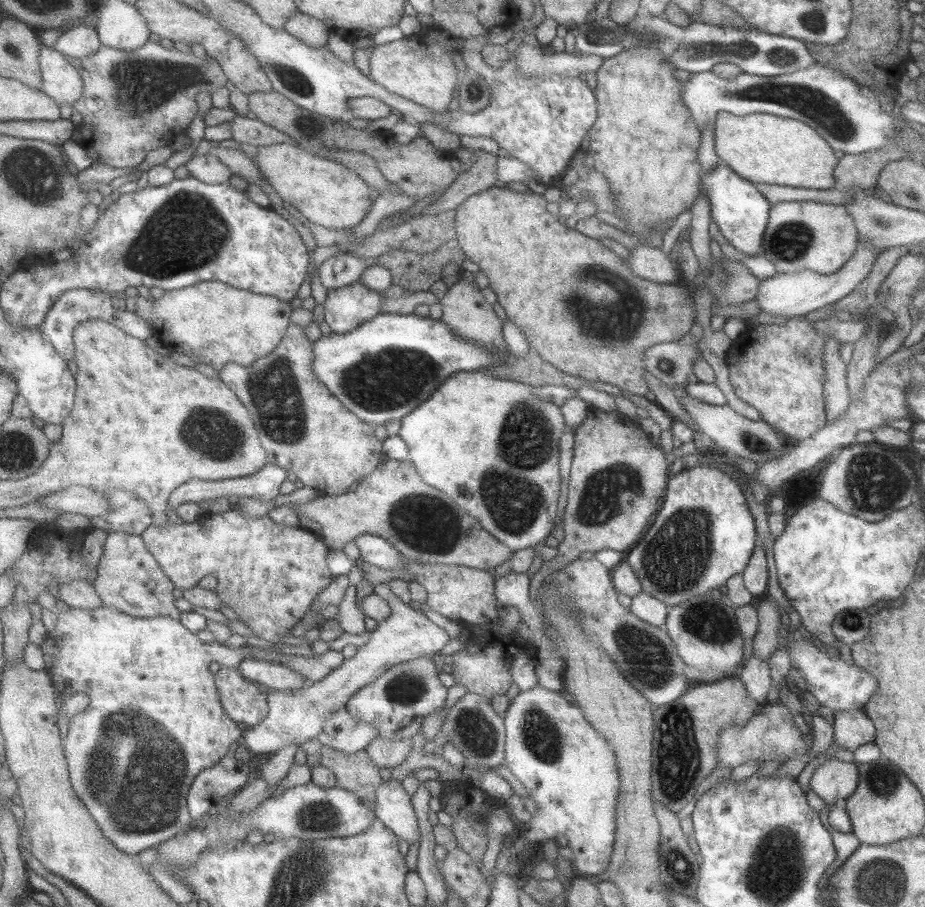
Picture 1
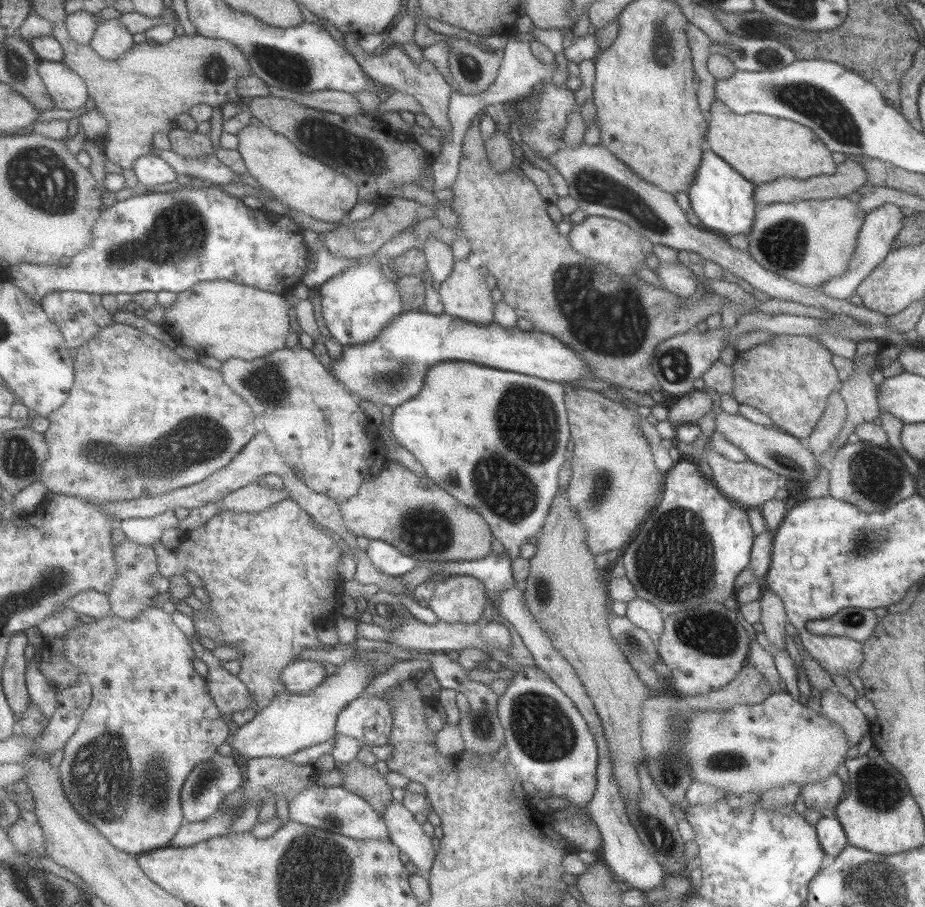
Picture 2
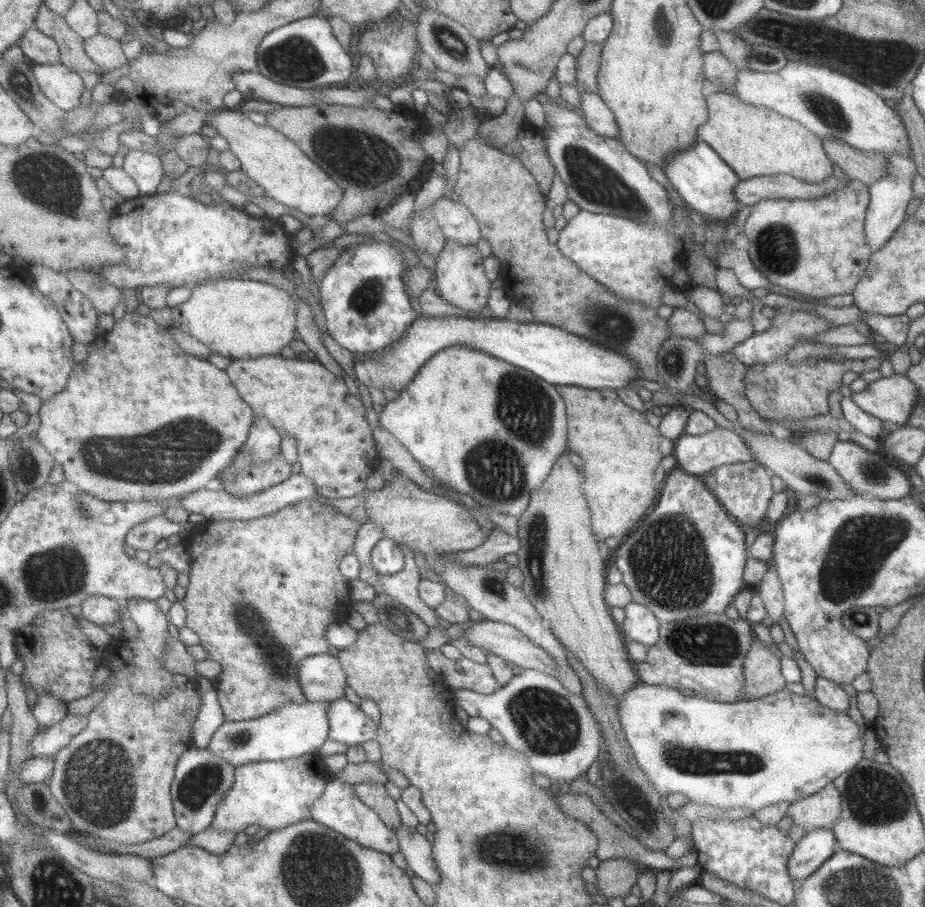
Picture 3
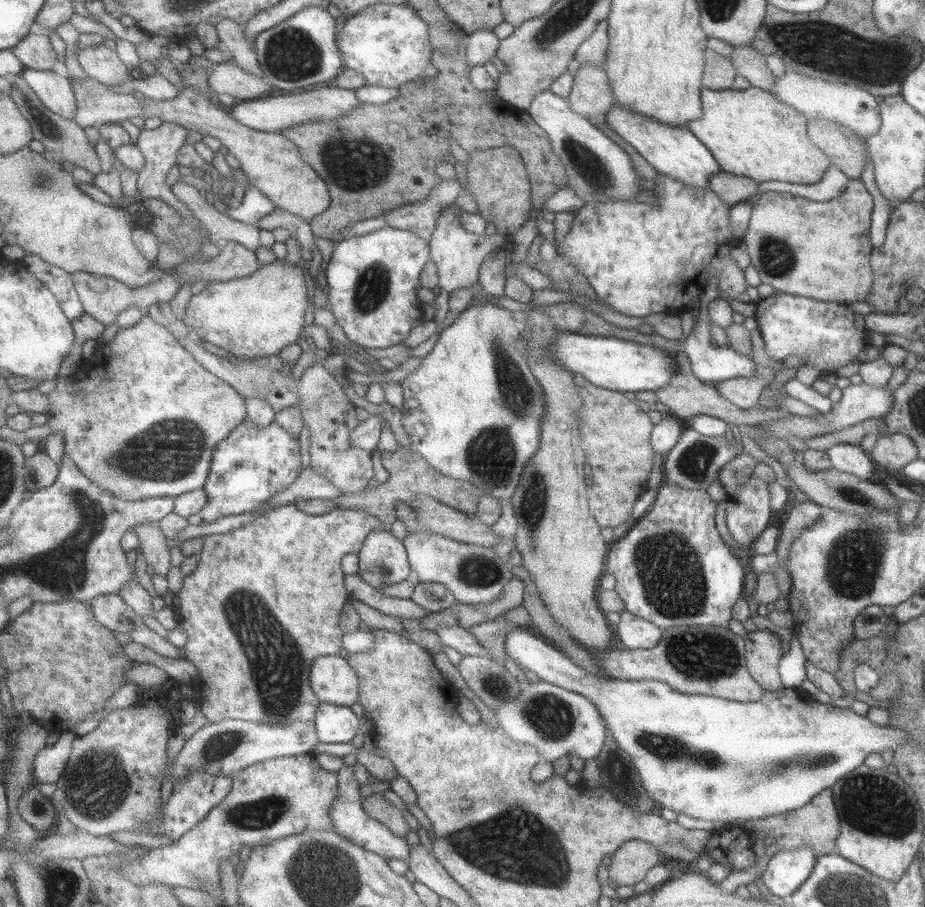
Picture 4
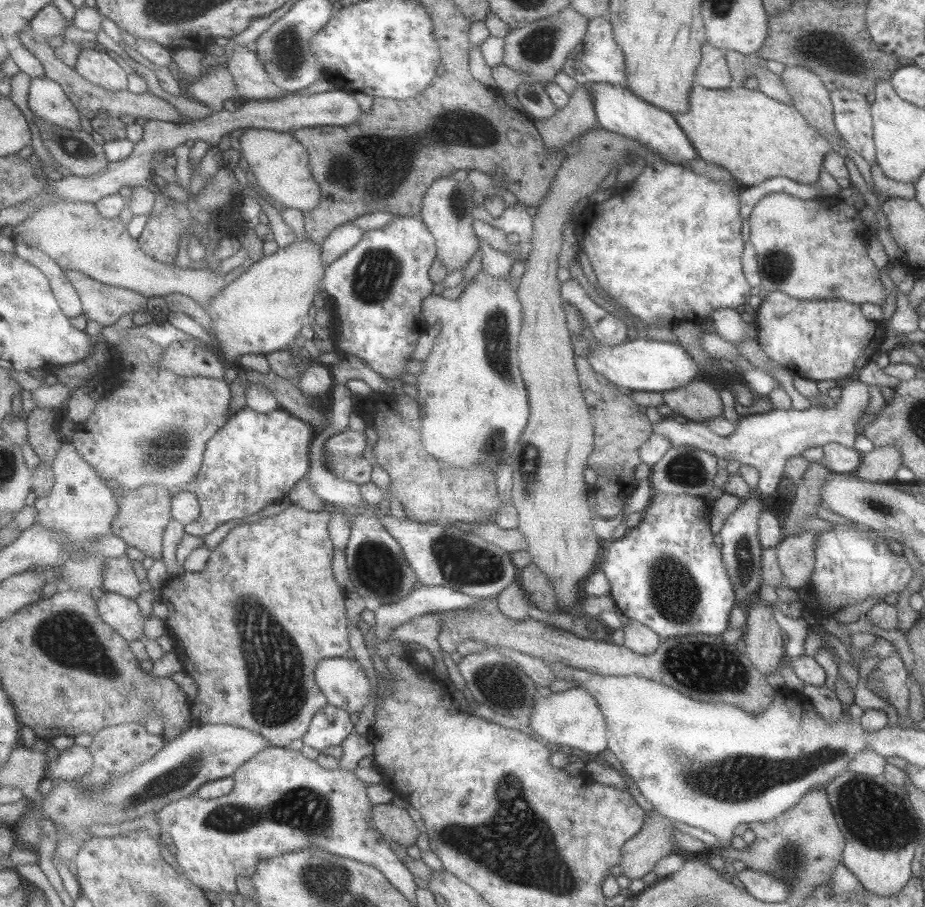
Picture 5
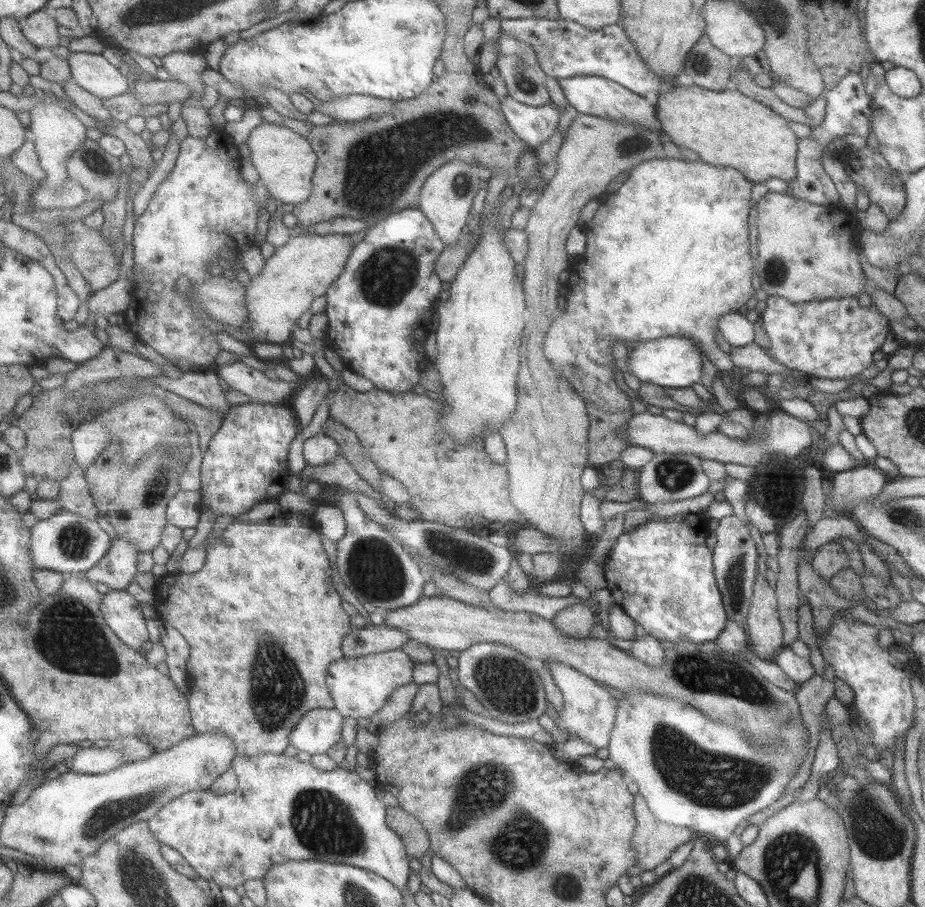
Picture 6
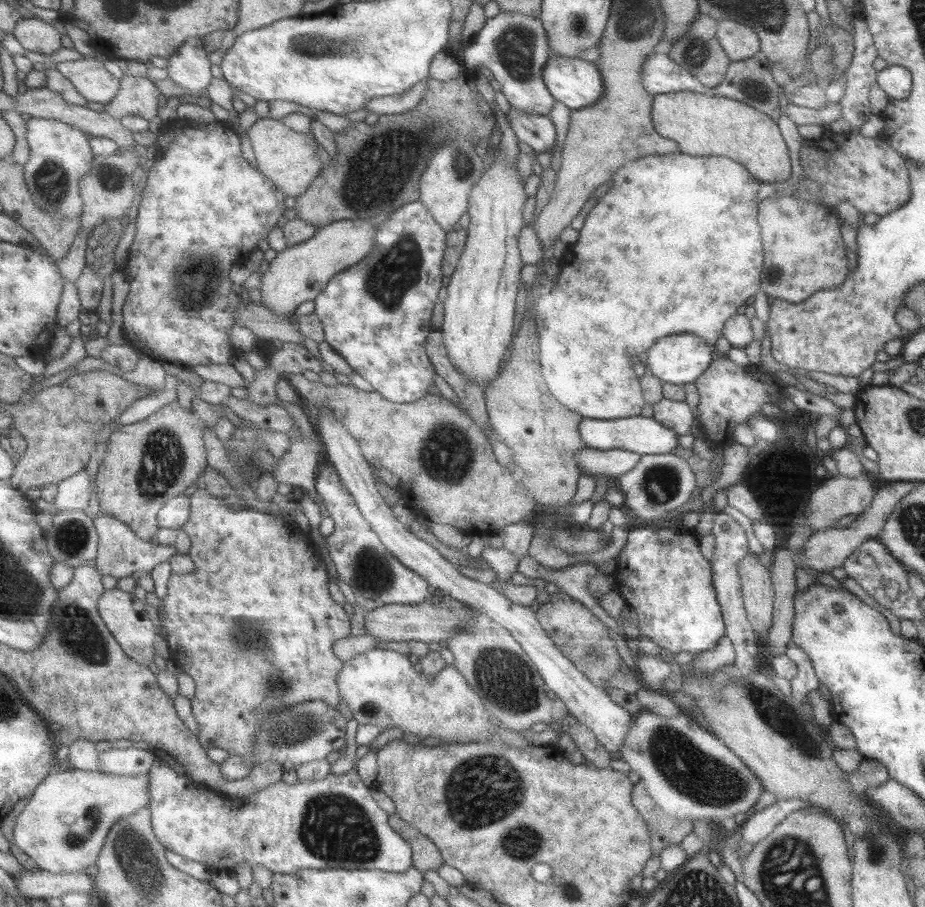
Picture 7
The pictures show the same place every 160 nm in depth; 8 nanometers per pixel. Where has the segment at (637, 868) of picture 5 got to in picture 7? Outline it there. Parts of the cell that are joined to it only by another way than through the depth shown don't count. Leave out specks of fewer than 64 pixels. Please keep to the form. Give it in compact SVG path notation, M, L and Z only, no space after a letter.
M643 781L632 786L630 801L646 822L653 855L657 856L665 845L680 843L686 834L692 832L692 821L674 819L664 813L645 790Z

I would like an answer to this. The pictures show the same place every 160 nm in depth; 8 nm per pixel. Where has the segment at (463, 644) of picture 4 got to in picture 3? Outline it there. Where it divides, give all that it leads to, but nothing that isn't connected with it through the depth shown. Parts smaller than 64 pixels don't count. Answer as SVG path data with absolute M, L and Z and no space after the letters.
M399 543L403 554L405 554L405 568L397 574L378 574L381 575L383 582L383 592L392 598L397 598L401 604L407 605L413 614L420 618L425 626L431 631L433 628L441 629L444 624L442 620L429 608L418 595L418 582L421 579L419 559L416 557L407 545Z

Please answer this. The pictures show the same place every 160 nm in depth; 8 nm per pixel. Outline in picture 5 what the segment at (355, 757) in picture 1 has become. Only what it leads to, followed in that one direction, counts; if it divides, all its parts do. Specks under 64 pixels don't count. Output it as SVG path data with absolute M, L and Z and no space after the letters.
M391 802L375 805L374 824L381 833L404 847L416 844L420 835L409 812Z

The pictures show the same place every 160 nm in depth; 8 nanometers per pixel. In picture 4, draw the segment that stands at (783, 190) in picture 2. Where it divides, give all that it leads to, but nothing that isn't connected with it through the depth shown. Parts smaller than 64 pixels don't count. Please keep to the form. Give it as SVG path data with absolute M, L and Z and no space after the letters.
M723 171L709 176L709 189L713 194L717 194L721 202L725 202L727 206L747 201L756 194L757 186L759 183L755 183L751 178Z

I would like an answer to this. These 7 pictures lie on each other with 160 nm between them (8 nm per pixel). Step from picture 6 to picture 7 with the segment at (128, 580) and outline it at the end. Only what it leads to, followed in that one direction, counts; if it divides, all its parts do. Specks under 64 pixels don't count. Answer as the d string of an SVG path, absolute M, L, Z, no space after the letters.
M99 508L94 521L100 536L98 557L96 558L98 567L103 574L109 574L117 580L131 576L133 572L141 575L150 573L155 566L169 561L177 552L174 545L153 544L153 542L139 538L139 535L129 525L115 518L110 512L103 511L102 508Z

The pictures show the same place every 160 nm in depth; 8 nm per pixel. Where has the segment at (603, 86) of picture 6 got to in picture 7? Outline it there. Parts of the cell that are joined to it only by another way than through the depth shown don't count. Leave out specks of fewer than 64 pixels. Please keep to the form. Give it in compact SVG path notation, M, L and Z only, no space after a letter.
M547 57L541 80L549 94L567 108L578 109L594 103L603 92L597 67L579 57Z

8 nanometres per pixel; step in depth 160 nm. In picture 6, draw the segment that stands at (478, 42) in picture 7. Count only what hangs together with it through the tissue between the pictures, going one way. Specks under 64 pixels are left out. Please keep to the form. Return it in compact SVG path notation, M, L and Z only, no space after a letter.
M504 32L498 34L496 42L498 42L496 46L498 49L494 67L497 68L500 78L506 86L506 96L514 98L523 106L529 105L538 107L550 102L550 96L548 95L545 82L548 76L543 72L543 69L538 63L532 46L528 45L526 42L521 42L516 38L510 37Z

